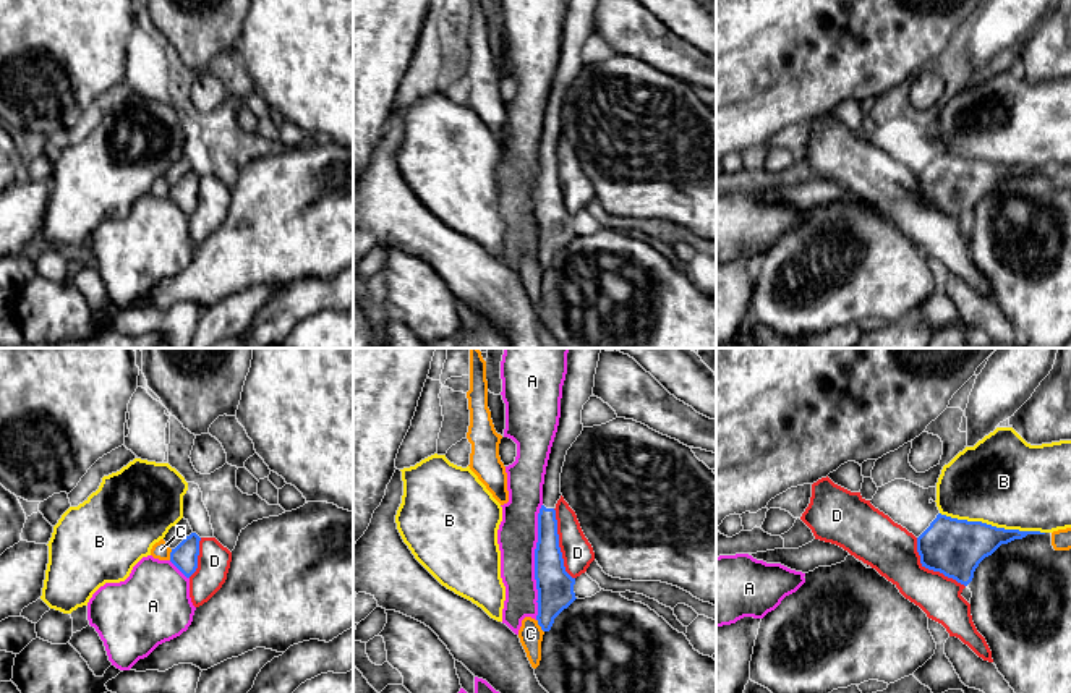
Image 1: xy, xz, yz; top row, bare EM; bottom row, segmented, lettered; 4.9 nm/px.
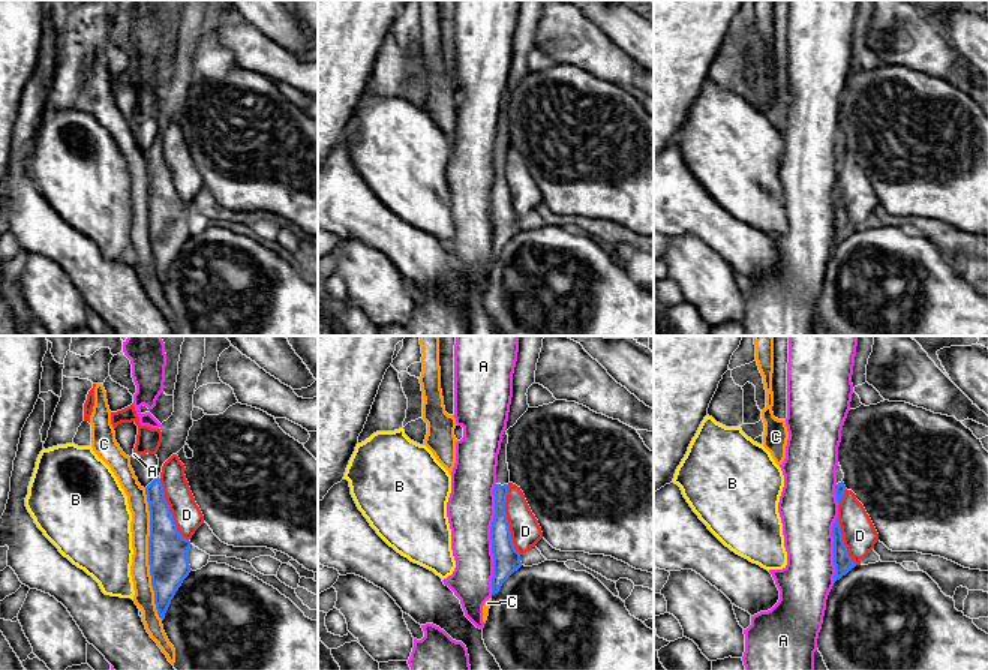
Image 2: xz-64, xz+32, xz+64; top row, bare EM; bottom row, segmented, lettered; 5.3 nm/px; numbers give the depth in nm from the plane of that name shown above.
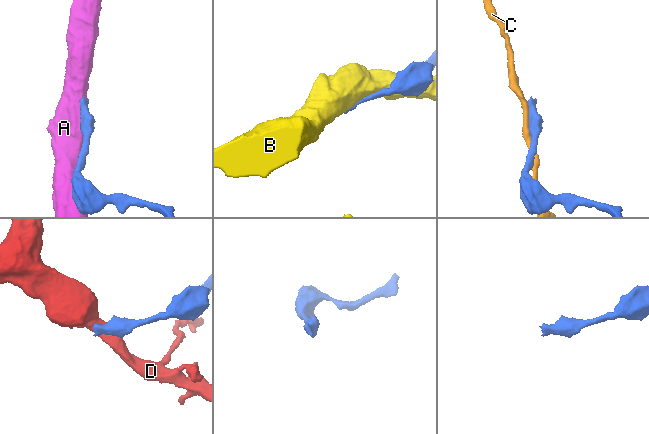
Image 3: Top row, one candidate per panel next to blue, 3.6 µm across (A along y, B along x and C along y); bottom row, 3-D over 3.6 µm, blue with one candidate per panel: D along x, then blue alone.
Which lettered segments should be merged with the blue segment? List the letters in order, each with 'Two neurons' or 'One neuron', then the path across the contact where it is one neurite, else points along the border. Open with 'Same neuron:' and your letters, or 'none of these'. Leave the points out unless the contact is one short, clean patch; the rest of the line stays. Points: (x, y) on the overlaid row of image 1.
Same neuron: none of these
A: Two neurons
B: Two neurons
C: Two neurons
D: Two neurons

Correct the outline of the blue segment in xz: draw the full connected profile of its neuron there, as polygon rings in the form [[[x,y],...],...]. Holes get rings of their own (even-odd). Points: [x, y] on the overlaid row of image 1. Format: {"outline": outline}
{"outline": [[[569,348],[567,374],[562,385],[561,418],[551,447],[543,505],[538,513],[538,542],[535,549],[535,580],[538,589],[538,625],[549,631],[554,619],[577,597],[575,578],[564,567],[559,547],[556,504],[561,499],[561,473],[567,450],[583,431],[582,410],[593,397],[595,374],[601,348]]]}

